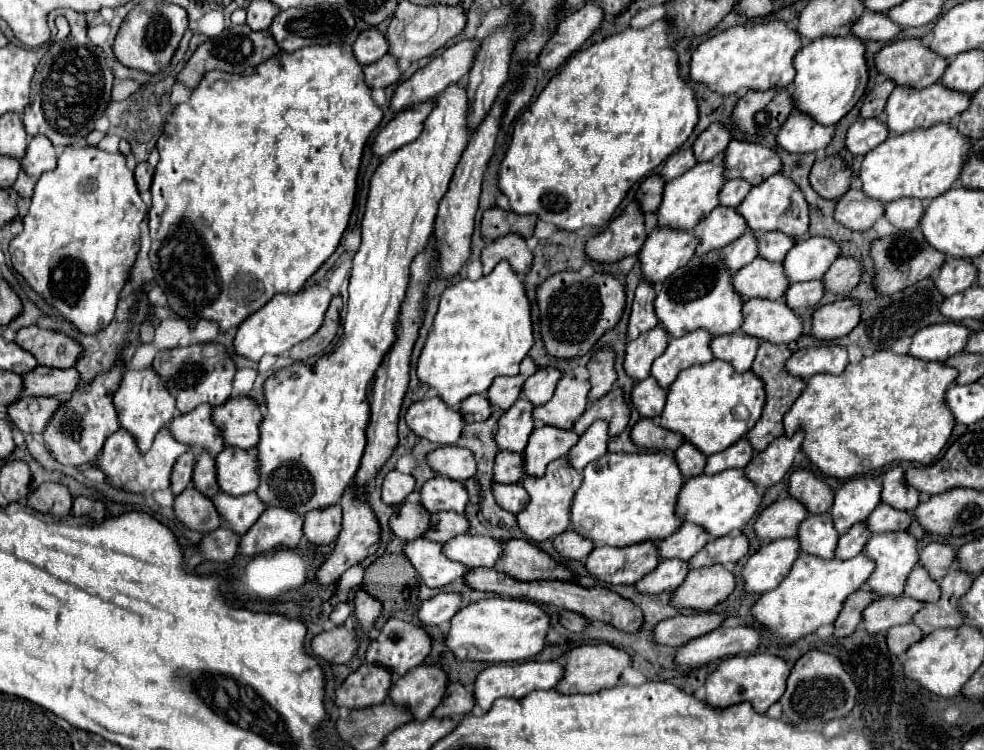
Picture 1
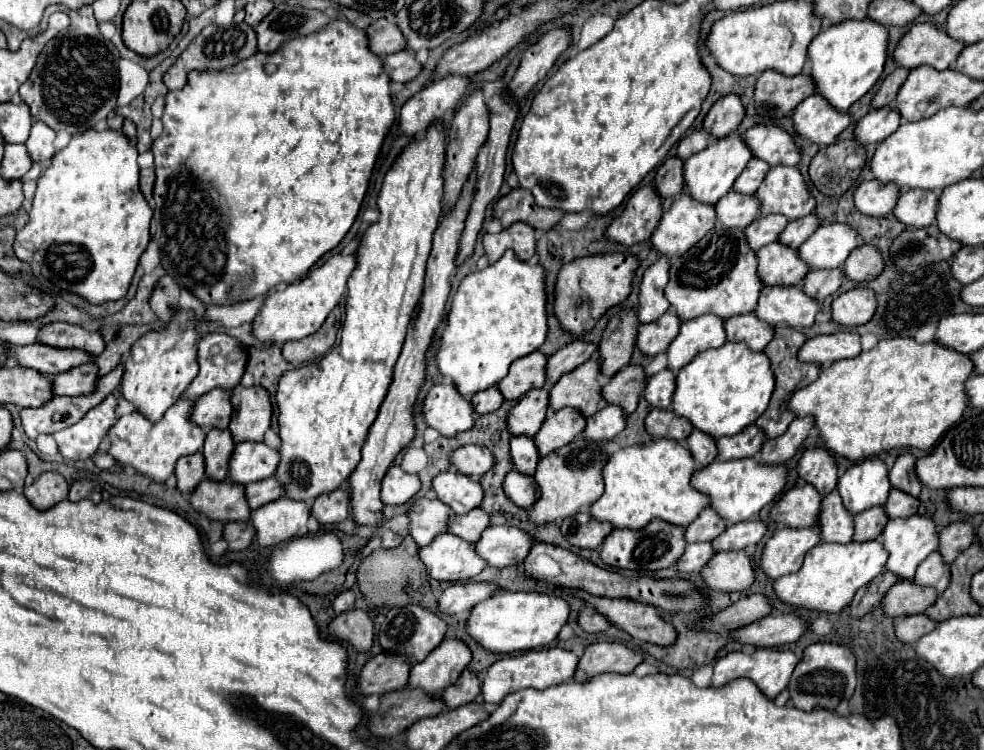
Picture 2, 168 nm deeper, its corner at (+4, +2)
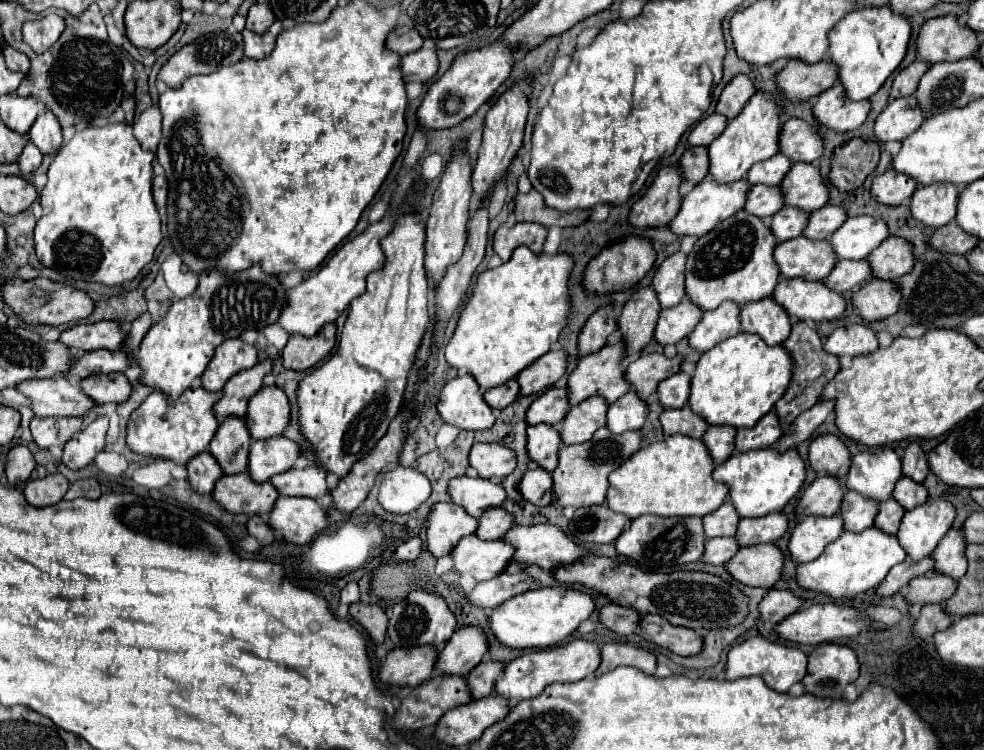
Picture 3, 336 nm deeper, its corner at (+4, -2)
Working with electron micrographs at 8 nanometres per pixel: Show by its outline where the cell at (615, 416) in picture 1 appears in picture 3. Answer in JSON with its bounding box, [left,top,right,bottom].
[625,353,681,401]

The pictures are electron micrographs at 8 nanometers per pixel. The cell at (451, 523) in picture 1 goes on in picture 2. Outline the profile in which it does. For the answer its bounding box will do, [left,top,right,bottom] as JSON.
[451,507,489,541]

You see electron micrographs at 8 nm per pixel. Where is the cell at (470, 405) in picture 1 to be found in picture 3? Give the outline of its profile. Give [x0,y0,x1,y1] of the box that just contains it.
[483,379,519,409]

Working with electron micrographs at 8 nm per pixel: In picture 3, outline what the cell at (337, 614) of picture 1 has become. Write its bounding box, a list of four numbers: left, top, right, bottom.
[341,583,359,605]

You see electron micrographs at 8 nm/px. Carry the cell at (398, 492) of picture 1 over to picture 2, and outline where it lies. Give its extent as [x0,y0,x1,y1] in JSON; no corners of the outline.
[381,465,421,505]

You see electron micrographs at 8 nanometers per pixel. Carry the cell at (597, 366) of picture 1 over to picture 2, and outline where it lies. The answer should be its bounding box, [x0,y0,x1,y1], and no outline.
[599,309,641,377]

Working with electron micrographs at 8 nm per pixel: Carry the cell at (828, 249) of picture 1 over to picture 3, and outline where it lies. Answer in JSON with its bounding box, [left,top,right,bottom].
[829,217,889,259]

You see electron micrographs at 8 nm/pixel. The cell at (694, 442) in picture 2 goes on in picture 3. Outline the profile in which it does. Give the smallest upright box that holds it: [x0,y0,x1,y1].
[703,427,735,465]

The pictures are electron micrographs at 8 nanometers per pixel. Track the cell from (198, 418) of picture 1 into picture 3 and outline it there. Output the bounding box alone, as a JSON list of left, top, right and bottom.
[213,361,271,419]

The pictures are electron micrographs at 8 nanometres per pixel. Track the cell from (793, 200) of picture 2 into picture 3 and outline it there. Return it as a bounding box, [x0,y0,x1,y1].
[779,163,827,213]

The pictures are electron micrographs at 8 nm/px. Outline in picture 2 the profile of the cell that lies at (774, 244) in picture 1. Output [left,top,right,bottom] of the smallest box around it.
[779,215,821,249]

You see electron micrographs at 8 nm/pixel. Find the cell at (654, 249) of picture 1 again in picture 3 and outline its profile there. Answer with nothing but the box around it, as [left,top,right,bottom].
[669,177,749,237]

